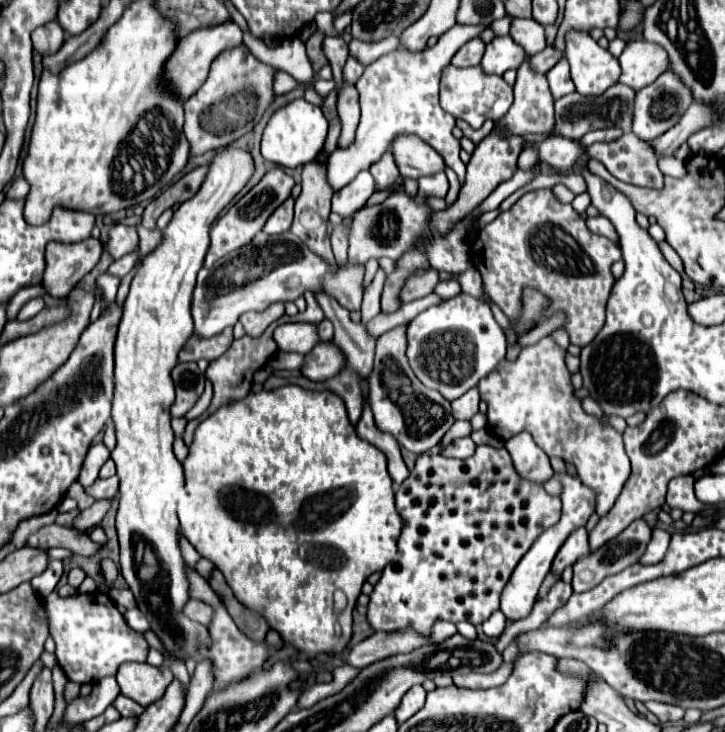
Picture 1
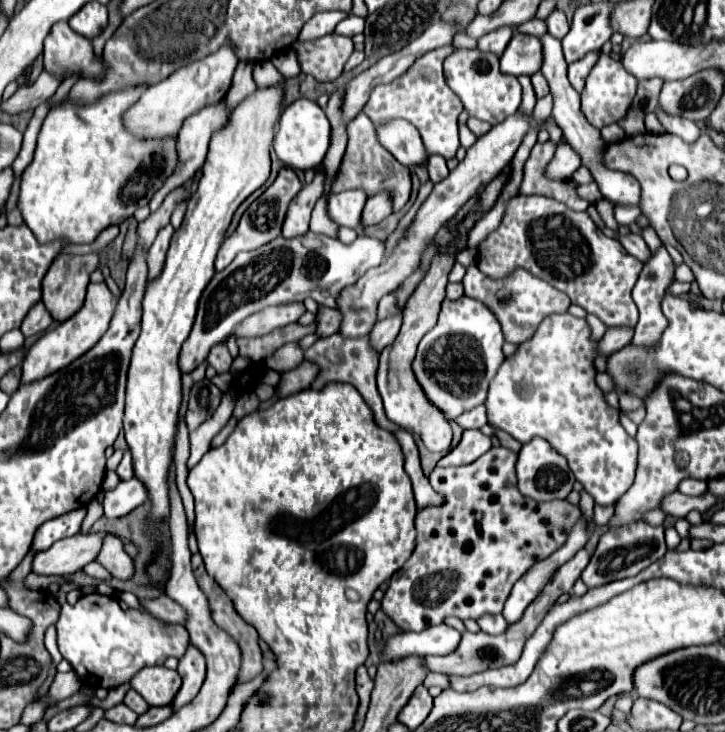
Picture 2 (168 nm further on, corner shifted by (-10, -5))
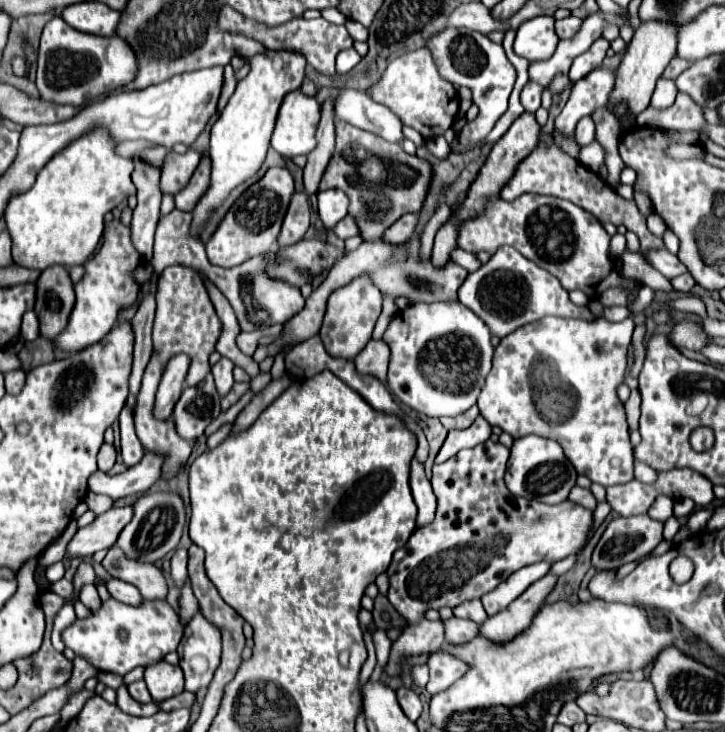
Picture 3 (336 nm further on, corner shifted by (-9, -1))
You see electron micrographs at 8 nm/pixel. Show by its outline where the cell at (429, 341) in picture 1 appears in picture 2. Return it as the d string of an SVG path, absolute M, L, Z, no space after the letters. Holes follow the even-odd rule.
M462 296L460 300L446 298L438 316L438 324L420 340L412 362L414 376L426 398L444 412L448 420L484 404L488 384L504 360L502 328L494 314L476 300Z

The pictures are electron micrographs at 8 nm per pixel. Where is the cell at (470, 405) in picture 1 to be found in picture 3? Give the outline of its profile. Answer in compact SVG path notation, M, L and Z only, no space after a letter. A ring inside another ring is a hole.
M473 406L469 408L469 412L463 412L461 416L453 416L453 418L441 418L441 424L445 428L469 428L473 424L473 420L479 416L479 408Z

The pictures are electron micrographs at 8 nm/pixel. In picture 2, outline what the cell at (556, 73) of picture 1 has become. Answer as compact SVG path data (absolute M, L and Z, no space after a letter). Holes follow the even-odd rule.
M594 50L594 52L588 52L582 60L576 60L576 62L572 62L572 64L568 66L570 84L572 84L578 92L582 92L584 80L586 80L586 76L588 76L588 72L592 70L592 66L596 64L598 56L600 56L600 50Z

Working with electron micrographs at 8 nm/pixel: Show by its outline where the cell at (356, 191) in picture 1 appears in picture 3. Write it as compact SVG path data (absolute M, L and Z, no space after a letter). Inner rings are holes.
M323 190L317 194L319 204L319 218L325 228L333 228L341 218L347 216L349 198L341 190Z

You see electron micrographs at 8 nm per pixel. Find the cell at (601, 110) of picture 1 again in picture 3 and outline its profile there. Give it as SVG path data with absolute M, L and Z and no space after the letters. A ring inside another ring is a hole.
M671 60L669 62L669 66L665 68L665 72L661 74L661 78L667 78L667 80L675 80L685 68L689 68L691 64L689 62L685 62L685 60Z

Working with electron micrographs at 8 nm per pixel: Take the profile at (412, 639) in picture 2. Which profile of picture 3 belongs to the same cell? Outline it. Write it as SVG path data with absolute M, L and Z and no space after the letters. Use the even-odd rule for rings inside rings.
M455 616L449 620L443 620L443 628L445 628L445 642L453 646L471 642L473 638L477 638L477 632L479 632L479 624L471 620L461 620Z

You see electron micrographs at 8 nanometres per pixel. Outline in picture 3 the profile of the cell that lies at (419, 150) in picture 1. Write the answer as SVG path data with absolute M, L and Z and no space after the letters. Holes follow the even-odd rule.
M339 90L335 98L335 114L339 120L353 124L355 128L373 132L391 144L401 144L405 140L403 126L389 108L373 102L367 92L361 90Z

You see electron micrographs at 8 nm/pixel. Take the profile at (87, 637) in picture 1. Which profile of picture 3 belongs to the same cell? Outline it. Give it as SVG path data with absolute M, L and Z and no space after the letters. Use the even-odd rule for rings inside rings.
M113 598L103 602L101 608L91 612L87 618L77 618L61 634L65 646L93 664L99 672L113 672L119 676L137 666L161 662L165 654L177 650L181 636L181 620L165 600L145 600L141 606L129 606ZM121 630L127 632L125 640L121 638Z

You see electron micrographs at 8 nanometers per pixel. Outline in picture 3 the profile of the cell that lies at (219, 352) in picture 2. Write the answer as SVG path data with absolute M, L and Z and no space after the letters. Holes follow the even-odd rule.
M221 358L215 366L213 366L213 376L215 376L215 386L217 392L221 396L227 396L229 390L233 388L235 380L233 380L233 362L229 358Z

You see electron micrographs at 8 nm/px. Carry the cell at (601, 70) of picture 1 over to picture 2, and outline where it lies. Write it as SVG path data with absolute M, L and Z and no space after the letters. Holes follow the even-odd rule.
M602 54L598 64L590 70L586 78L586 86L580 94L580 108L584 118L596 128L604 128L606 124L620 122L632 106L636 86L638 86L638 80L622 68L620 60L612 60L608 54Z

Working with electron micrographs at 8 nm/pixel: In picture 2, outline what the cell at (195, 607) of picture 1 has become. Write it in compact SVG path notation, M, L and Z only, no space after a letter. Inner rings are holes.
M166 594L158 596L158 598L138 598L140 606L150 612L154 618L170 622L170 624L184 624L186 622L186 612L182 612L182 608L178 608L178 604L174 604L174 600L170 600Z

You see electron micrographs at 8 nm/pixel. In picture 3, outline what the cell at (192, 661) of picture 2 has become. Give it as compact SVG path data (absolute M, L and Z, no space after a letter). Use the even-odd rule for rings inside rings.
M199 612L185 626L185 636L177 648L179 666L185 674L185 690L205 688L221 658L221 634Z

